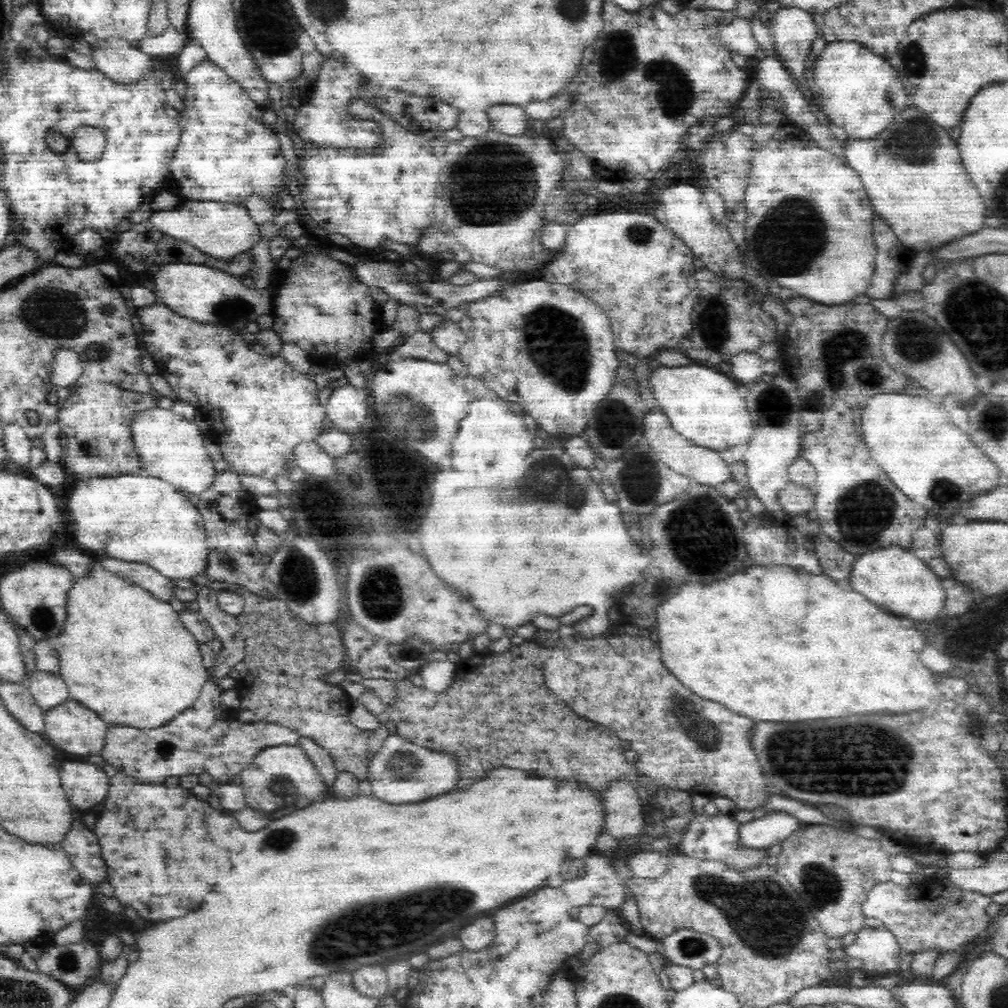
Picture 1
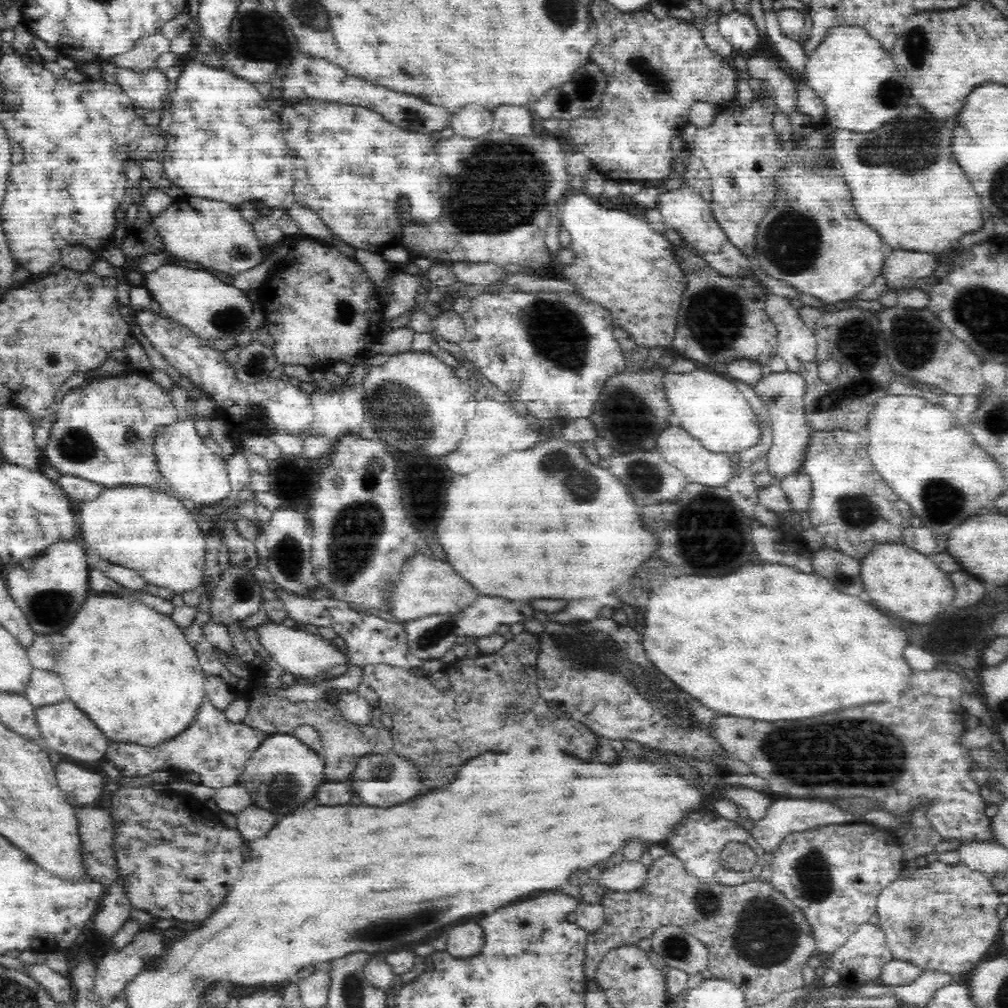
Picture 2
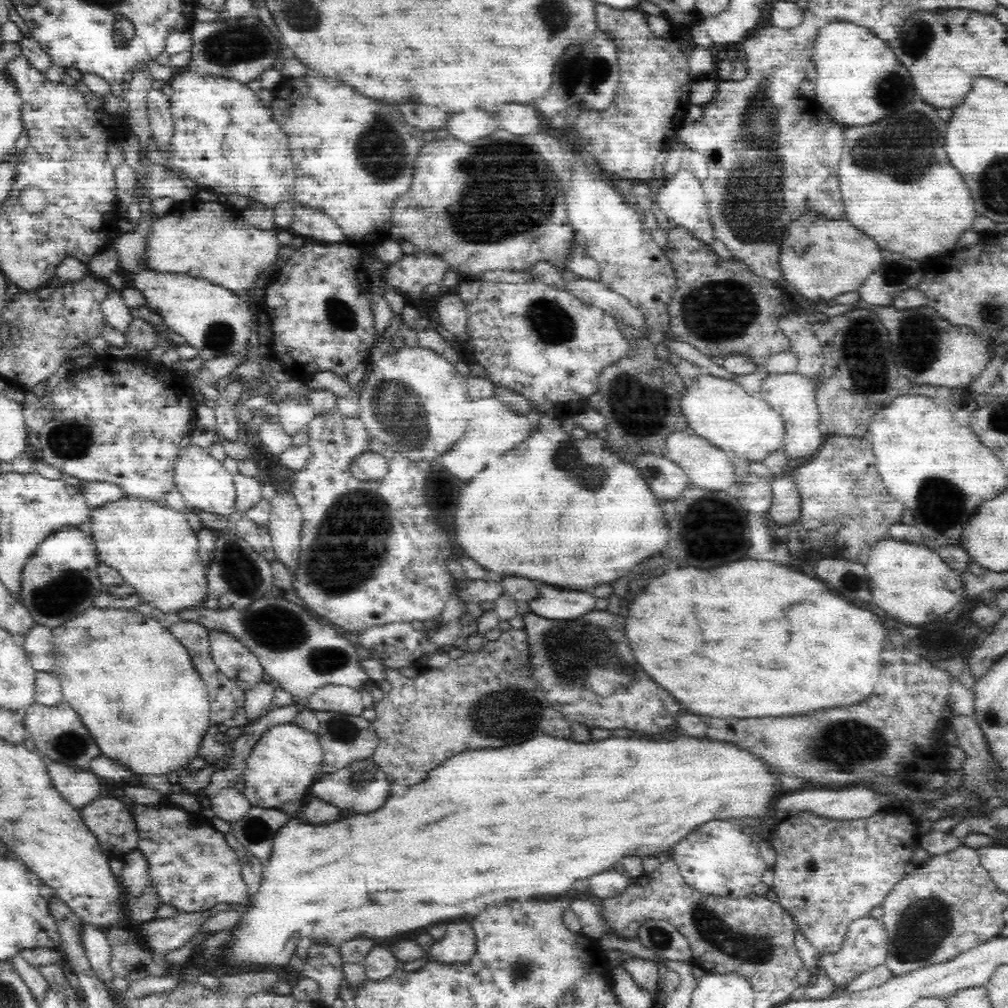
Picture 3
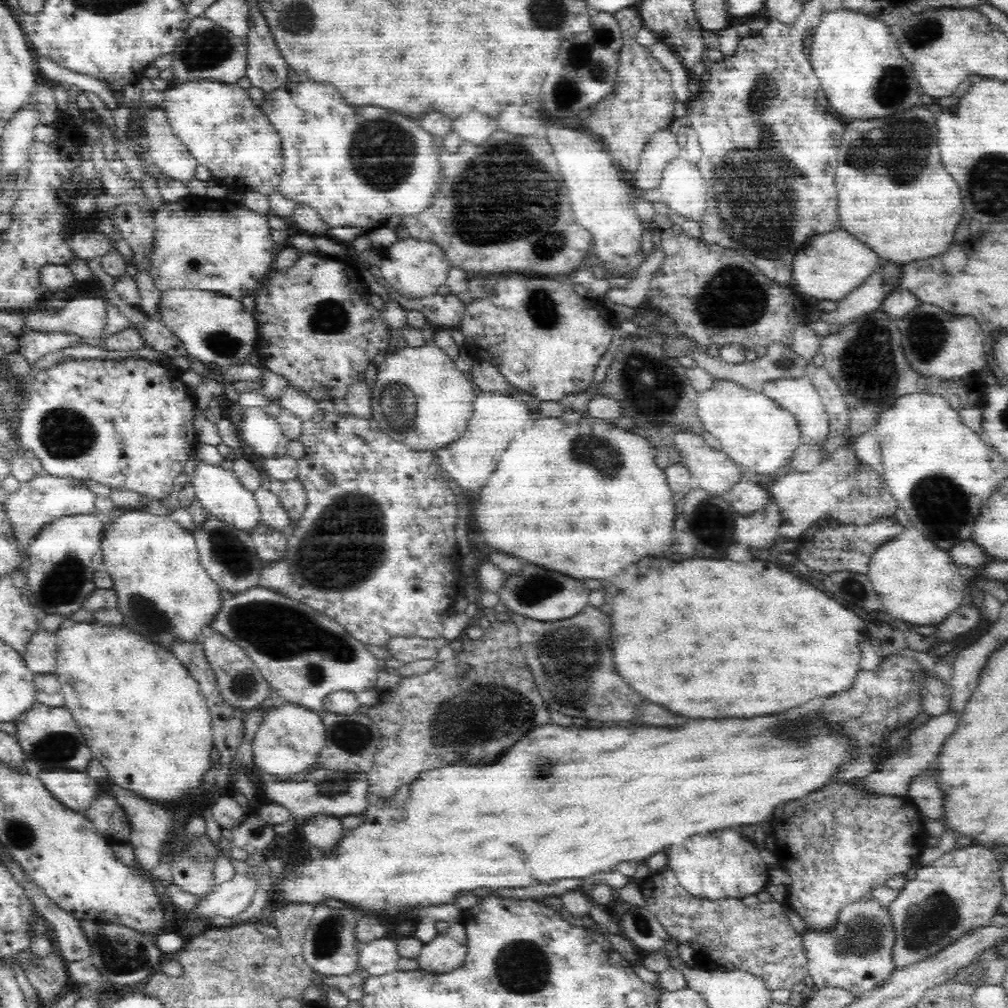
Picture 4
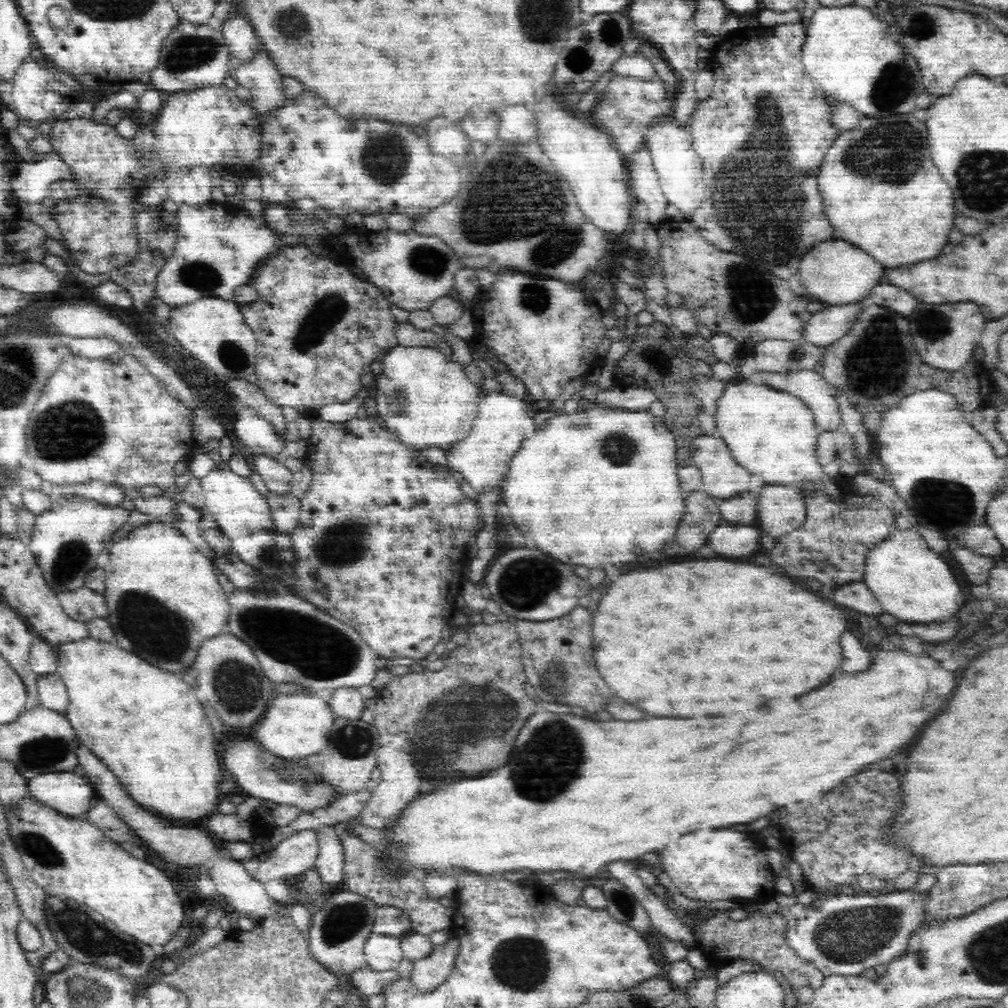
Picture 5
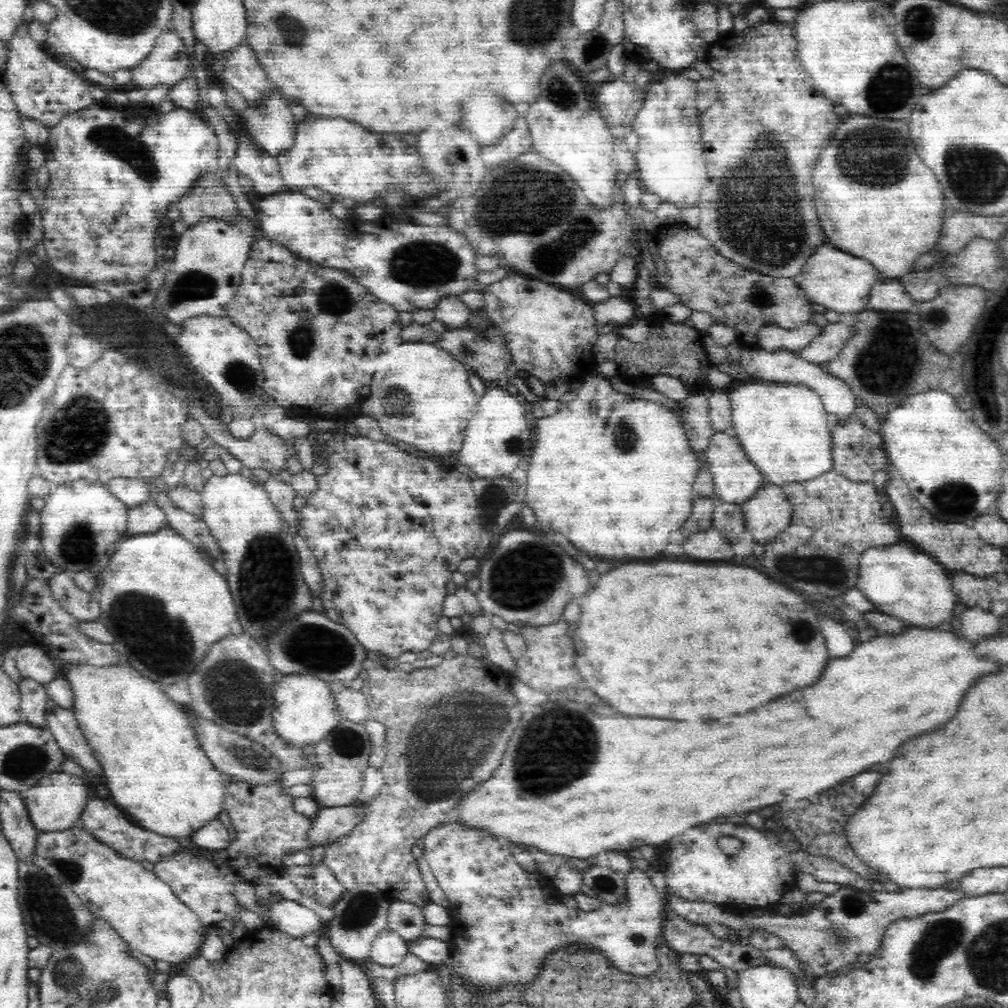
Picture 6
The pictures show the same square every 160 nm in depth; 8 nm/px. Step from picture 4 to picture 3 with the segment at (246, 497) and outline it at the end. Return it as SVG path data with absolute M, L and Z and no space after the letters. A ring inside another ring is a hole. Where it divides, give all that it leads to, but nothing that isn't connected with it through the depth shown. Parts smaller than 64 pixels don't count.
M176 444L176 452L172 452L172 456L169 457L169 470L172 471L173 490L182 494L186 506L225 516L232 510L233 475L224 467L222 460L210 454L209 447Z

